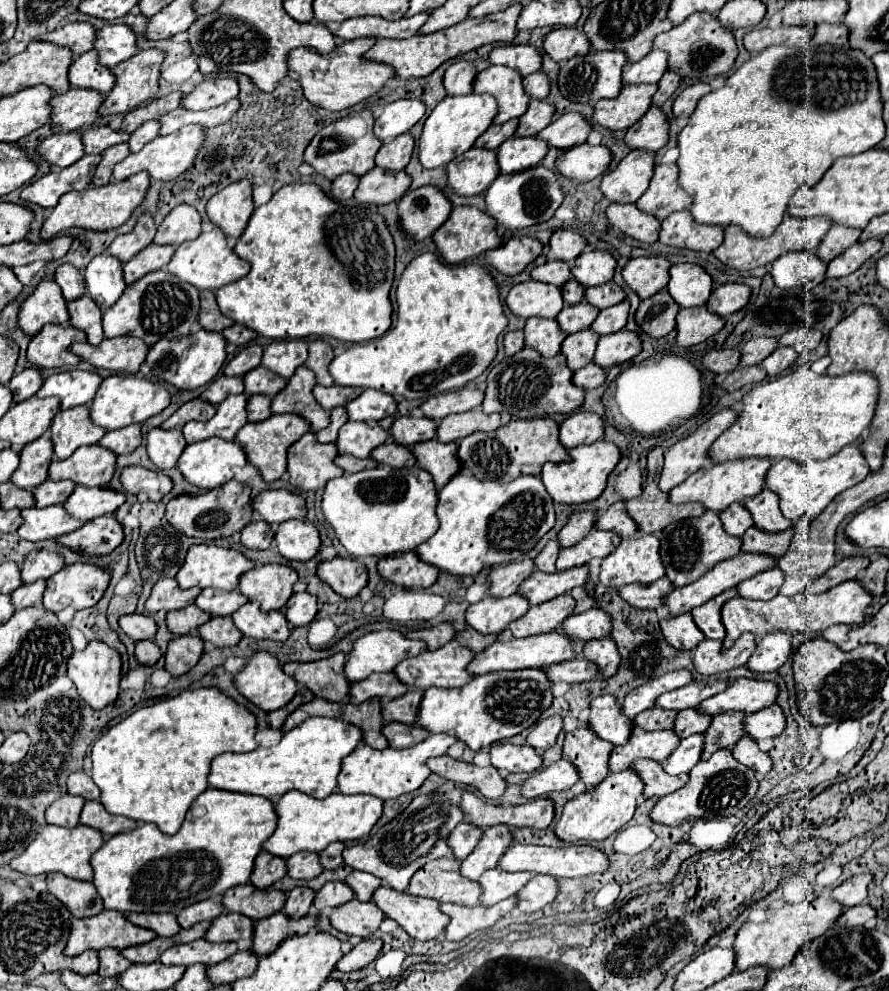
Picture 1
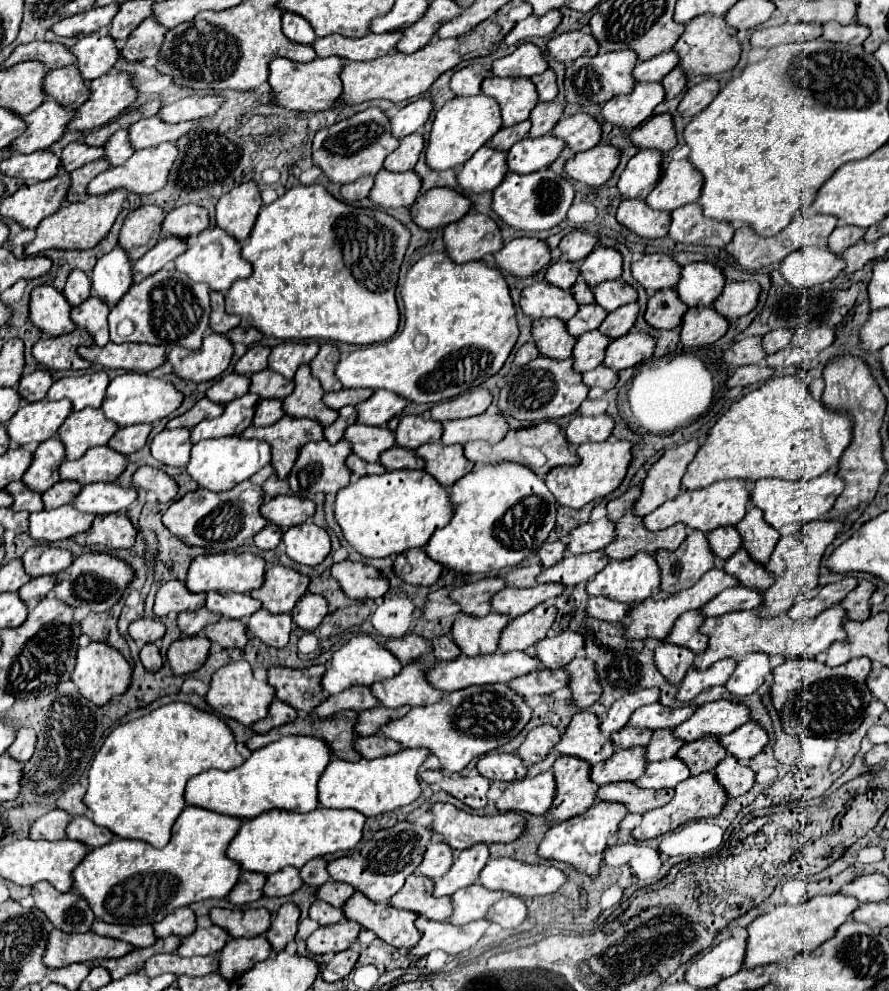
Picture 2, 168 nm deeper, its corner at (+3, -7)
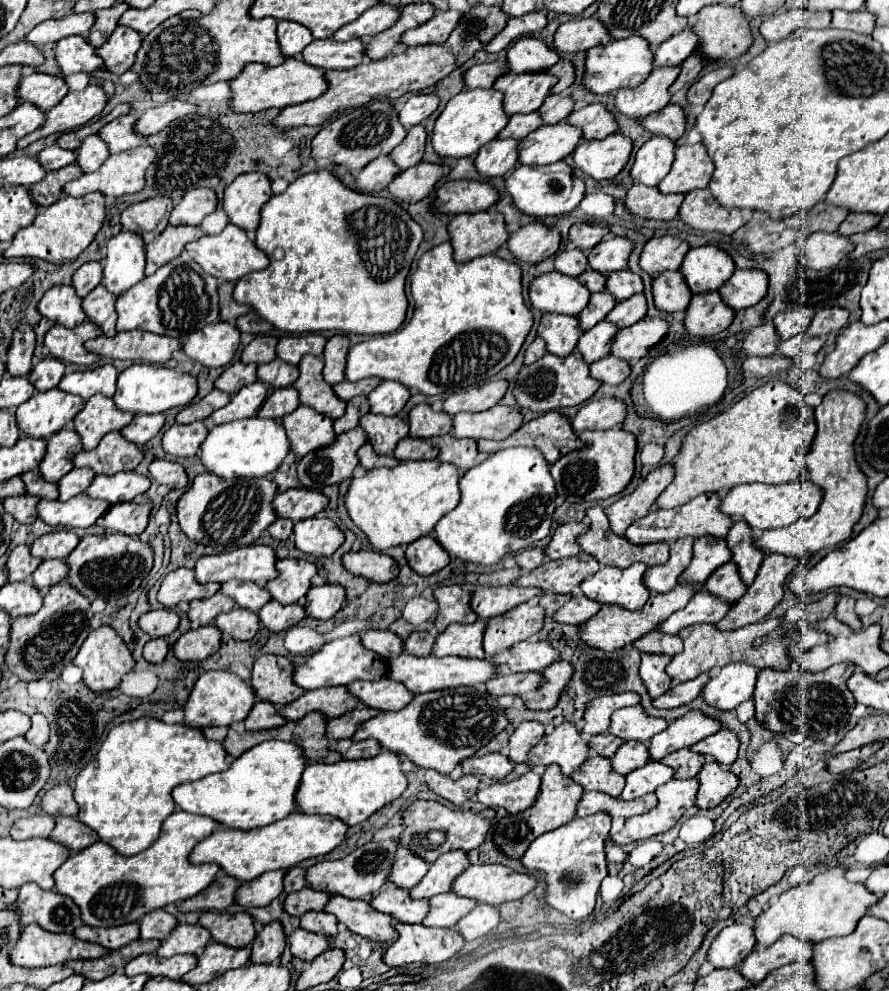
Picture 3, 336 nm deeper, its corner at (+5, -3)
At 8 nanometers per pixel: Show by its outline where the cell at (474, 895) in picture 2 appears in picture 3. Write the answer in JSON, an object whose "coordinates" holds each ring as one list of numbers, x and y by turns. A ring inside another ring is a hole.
{"coordinates":[[452,892,432,896,428,902,430,902,430,910,422,920,422,924,430,928,452,928,456,920,466,916,476,906,472,904,472,900,452,896]]}

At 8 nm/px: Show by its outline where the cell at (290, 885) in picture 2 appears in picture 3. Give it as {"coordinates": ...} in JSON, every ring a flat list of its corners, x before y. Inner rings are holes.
{"coordinates":[[266,872,264,876,260,876,260,880,240,884,234,896,236,904,244,908,268,906,282,892,282,878,284,872]]}

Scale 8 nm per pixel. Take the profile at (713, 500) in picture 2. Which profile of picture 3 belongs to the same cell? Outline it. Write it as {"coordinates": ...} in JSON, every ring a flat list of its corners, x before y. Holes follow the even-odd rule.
{"coordinates":[[704,494,704,496,696,496,696,500,690,500,684,506,672,508,672,510,652,510,648,512,644,518,636,520,628,530,626,530,626,540,630,544,636,546,644,546,644,544,652,544,652,542,666,542,672,544,678,538,700,538,700,536,710,536,710,538,726,538,732,522,728,520,728,516,724,516,720,512,720,508,716,508,716,504,720,504,720,496,716,494]]}

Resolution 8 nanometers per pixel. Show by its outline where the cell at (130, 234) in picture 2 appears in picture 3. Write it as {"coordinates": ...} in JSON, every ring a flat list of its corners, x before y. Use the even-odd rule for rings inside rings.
{"coordinates":[[154,196,150,200,128,206,122,216,122,228,142,234,144,242,152,242,166,226,174,204,168,196]]}

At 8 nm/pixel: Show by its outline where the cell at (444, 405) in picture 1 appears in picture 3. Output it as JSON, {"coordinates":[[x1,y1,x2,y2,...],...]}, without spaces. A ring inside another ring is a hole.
{"coordinates":[[494,380,494,382,488,382,484,386,468,388,466,392,452,394,444,402,444,412,448,412,450,416,454,416,458,412,480,412,480,410,488,410,488,408,496,406,504,398,508,386,510,386,508,380]]}

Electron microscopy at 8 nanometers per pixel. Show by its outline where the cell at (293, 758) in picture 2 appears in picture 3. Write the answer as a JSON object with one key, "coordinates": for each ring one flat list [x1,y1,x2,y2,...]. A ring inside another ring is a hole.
{"coordinates":[[282,740,262,742,236,758,230,768,220,774,210,774,198,782,178,784,172,790,172,800,184,812,208,816,228,828,252,830,278,822,296,808,294,794,304,768,304,752,300,752,296,744]]}

